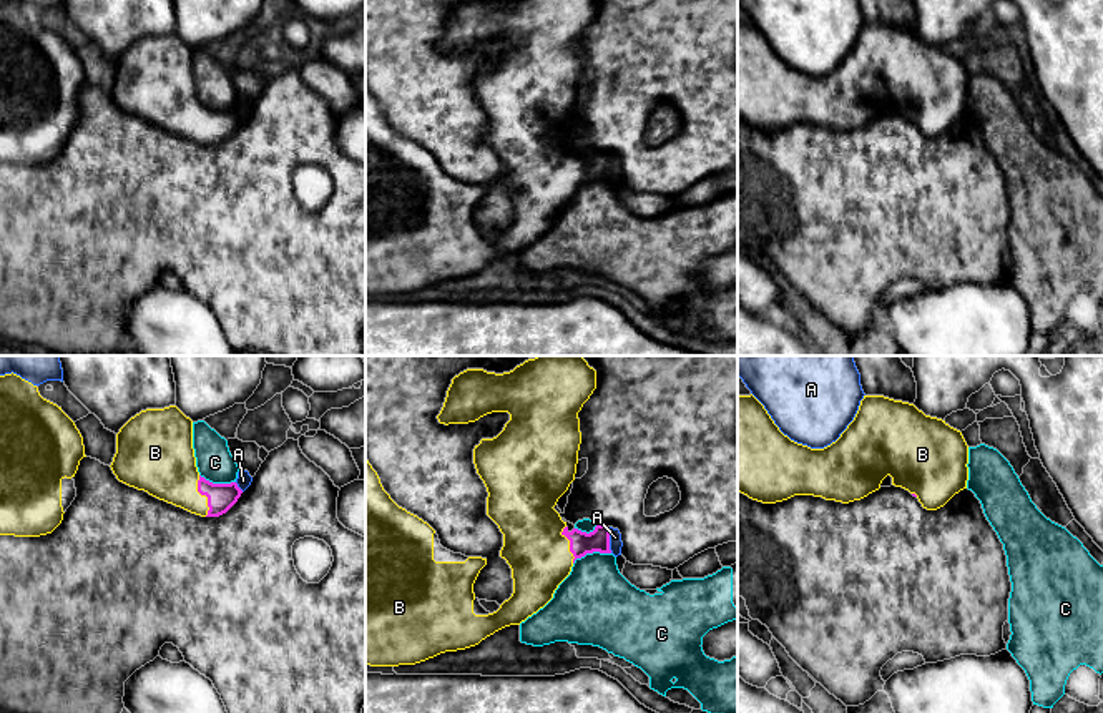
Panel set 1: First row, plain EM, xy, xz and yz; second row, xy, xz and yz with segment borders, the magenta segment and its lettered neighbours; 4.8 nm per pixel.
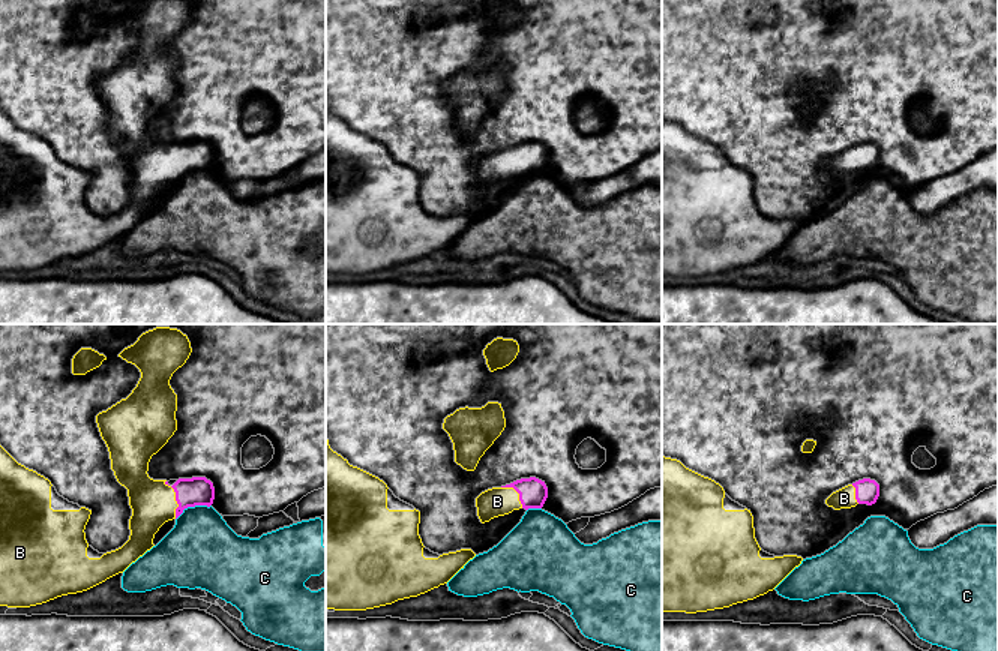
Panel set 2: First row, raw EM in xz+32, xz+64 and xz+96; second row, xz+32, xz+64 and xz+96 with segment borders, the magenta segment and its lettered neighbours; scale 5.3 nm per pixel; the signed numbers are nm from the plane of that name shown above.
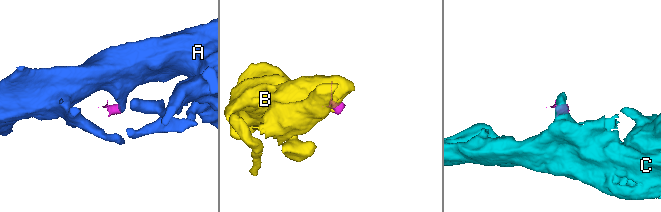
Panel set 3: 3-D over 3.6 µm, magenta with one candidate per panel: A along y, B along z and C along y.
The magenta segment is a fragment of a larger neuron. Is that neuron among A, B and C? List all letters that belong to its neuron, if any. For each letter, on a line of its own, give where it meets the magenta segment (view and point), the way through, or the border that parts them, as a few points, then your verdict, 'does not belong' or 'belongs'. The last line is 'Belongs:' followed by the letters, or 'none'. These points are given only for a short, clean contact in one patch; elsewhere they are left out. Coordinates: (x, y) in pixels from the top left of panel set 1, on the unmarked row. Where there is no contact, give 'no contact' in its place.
A: xz (608, 168) | along xz (608, 155), (608, 177), (612, 180) | does not belong
B: xy (205, 122) | belongs
C: xz (590, 180) | does not belong
Belongs: B

